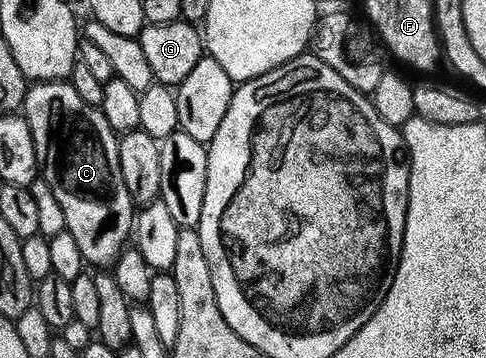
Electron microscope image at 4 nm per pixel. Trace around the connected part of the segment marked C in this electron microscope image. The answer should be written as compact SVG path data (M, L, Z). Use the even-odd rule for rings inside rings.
M49 80L35 82L28 87L21 115L32 131L41 178L49 182L57 202L61 202L61 210L65 210L65 231L73 234L88 265L96 264L94 267L99 270L114 265L132 235L137 208L131 203L129 190L125 190L125 178L121 178L119 165L119 141L109 122L105 122L105 114L98 107L87 105L70 82Z

